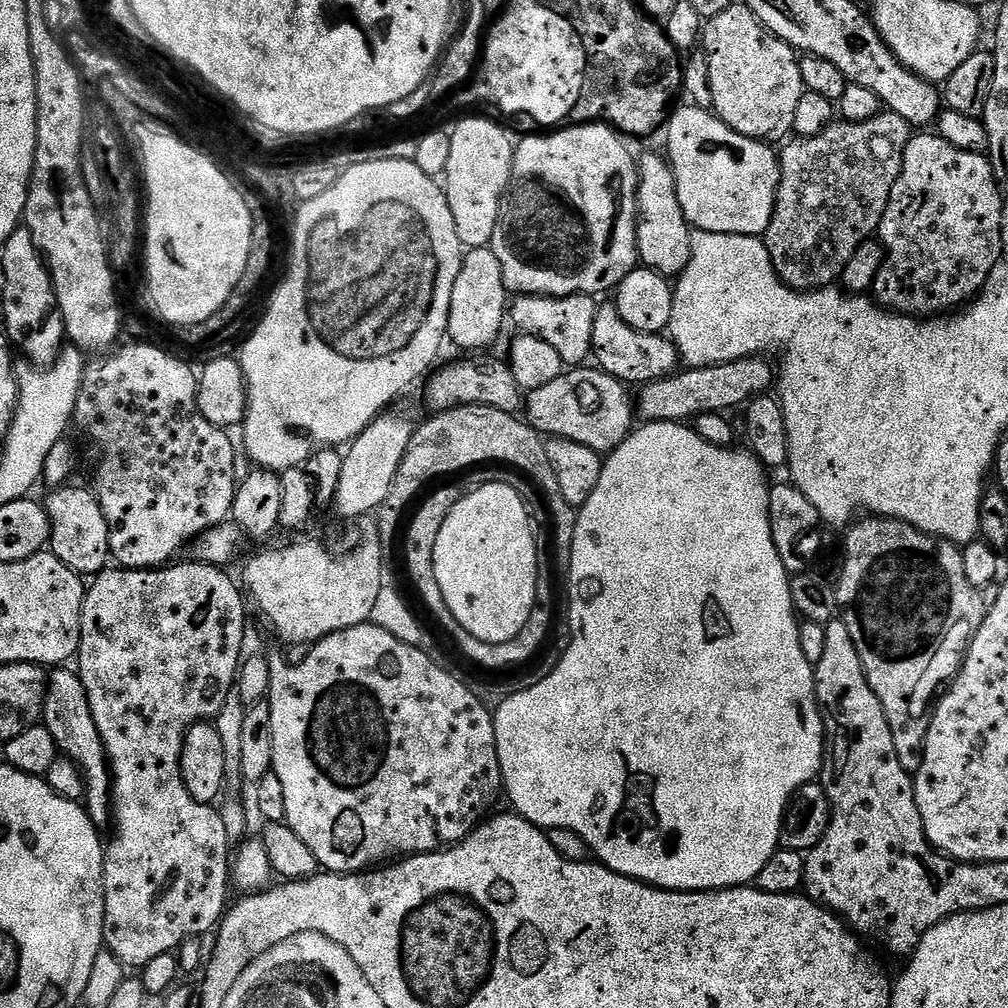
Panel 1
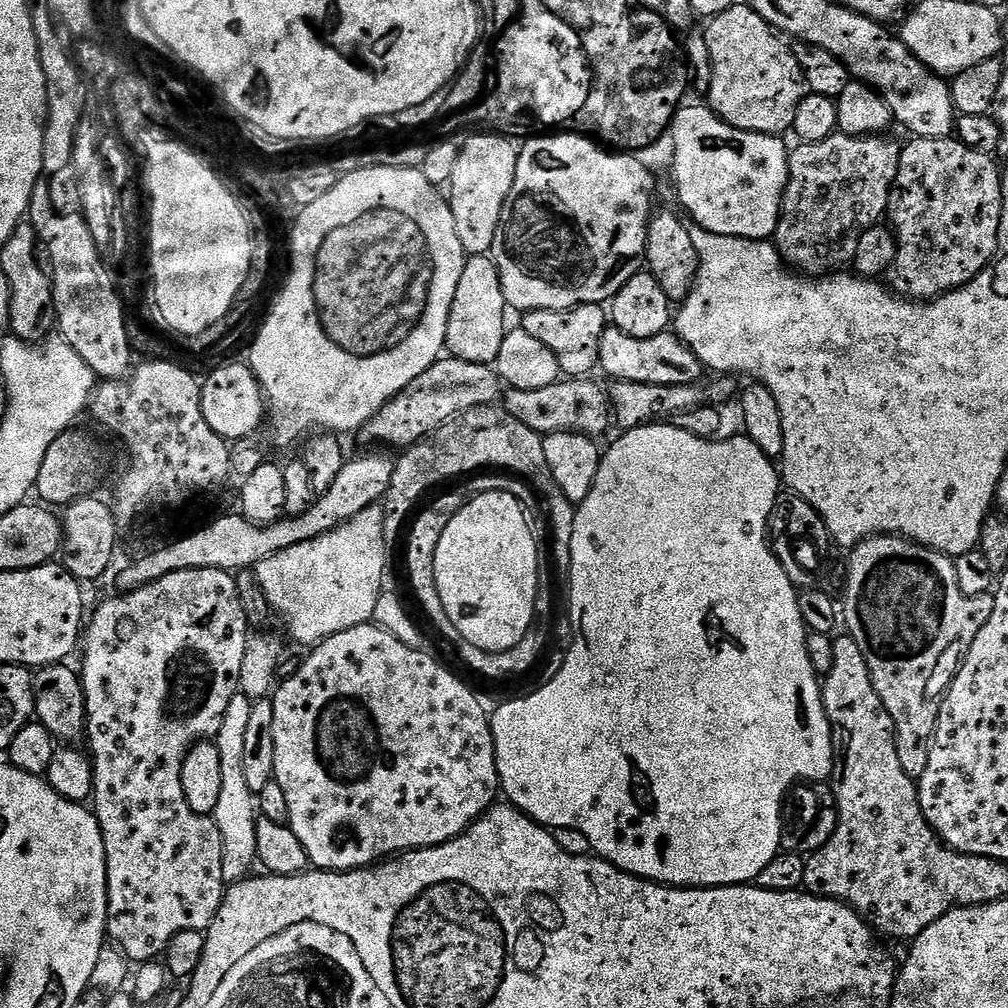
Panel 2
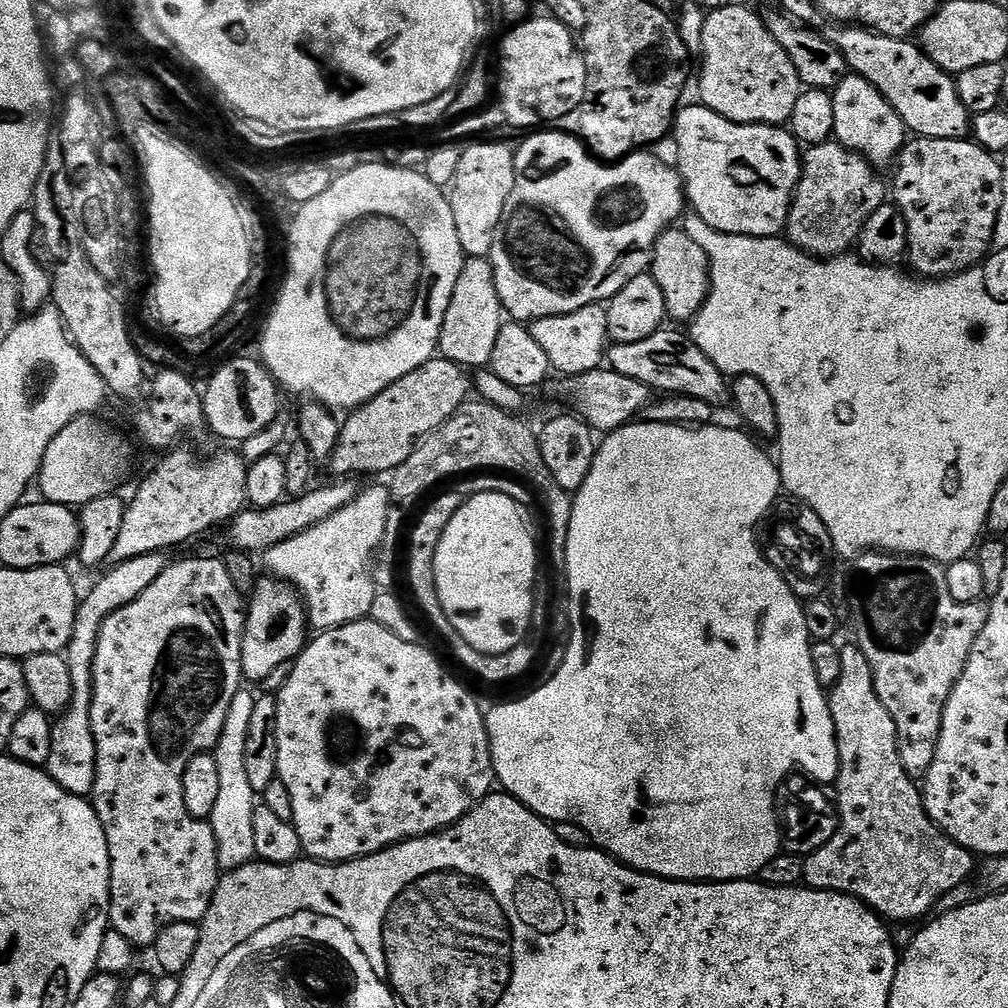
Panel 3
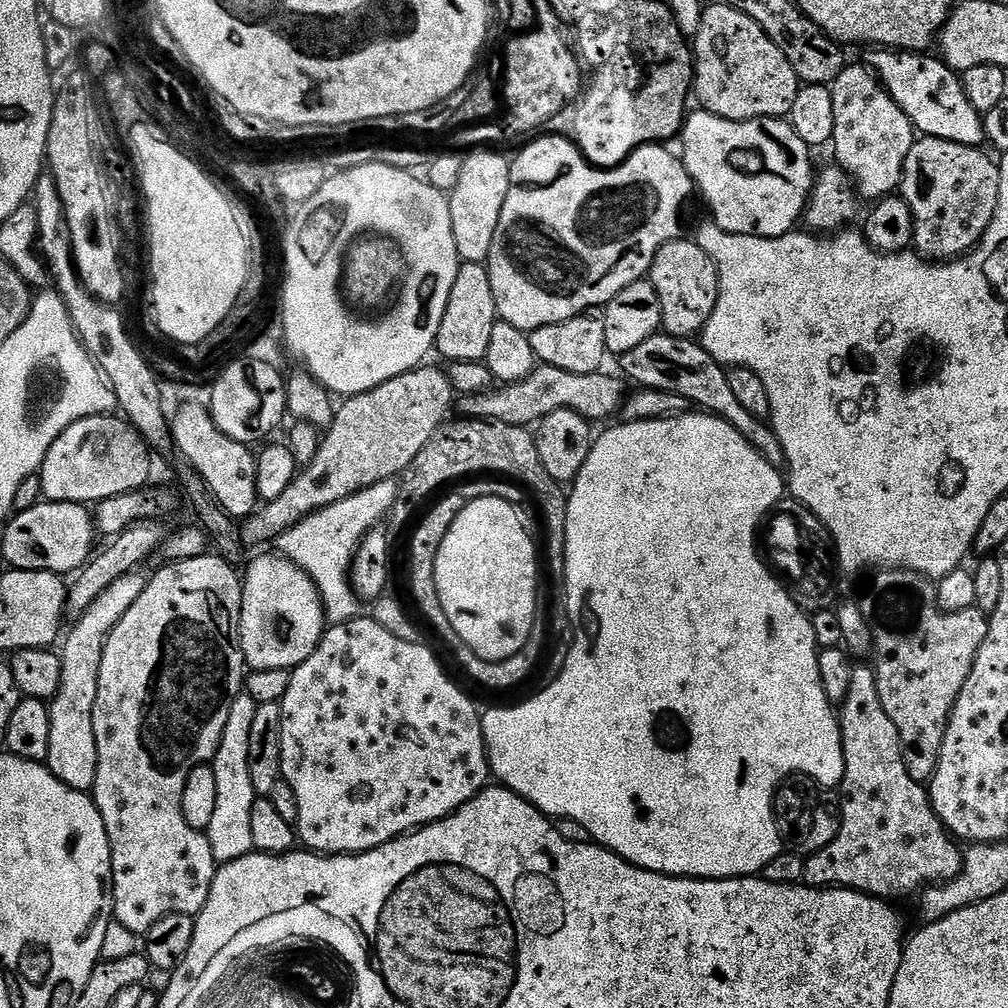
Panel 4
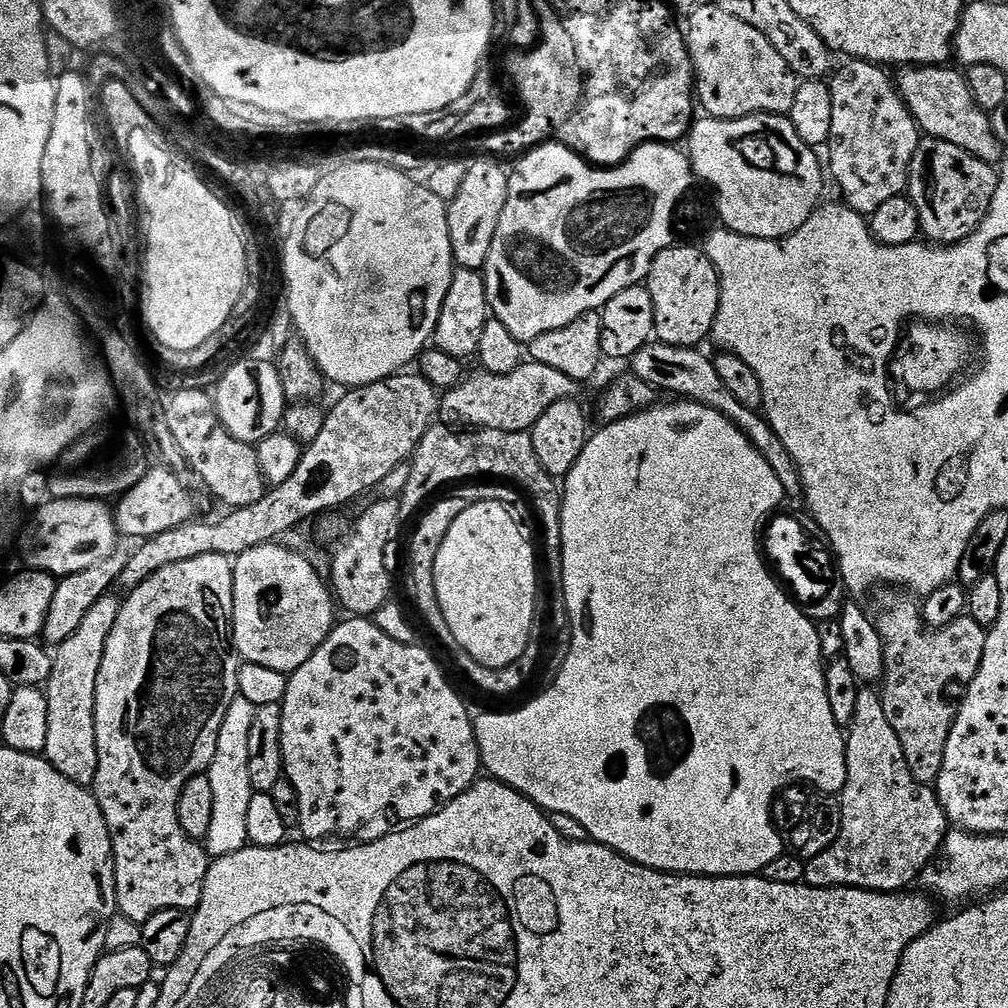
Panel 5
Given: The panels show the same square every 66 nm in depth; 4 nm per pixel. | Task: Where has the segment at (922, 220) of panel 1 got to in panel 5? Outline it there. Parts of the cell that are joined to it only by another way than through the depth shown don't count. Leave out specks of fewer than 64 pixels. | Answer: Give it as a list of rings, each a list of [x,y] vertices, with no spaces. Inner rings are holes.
[[[931,138],[921,139],[914,154],[914,162],[910,162],[906,195],[918,210],[923,239],[937,246],[947,246],[962,242],[967,236],[974,234],[974,230],[986,218],[990,202],[994,202],[994,190],[999,181],[1000,177],[993,165],[974,158],[974,154],[962,150],[962,146],[950,146],[950,142]]]

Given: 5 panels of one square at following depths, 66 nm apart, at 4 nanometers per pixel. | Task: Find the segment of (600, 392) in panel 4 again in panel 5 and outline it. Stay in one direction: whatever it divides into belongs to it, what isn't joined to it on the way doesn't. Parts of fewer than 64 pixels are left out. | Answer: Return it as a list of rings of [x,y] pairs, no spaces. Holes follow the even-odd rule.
[[[525,362],[514,374],[495,376],[483,370],[465,375],[457,388],[443,393],[438,420],[453,430],[502,430],[528,432],[554,406],[554,402],[573,399],[577,395],[578,381],[550,366]]]

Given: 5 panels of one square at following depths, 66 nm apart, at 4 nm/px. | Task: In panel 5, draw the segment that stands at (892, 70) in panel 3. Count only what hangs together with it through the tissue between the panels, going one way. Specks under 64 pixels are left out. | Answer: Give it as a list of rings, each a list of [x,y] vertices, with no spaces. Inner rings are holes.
[[[904,66],[899,72],[900,77],[897,75],[894,80],[896,89],[925,137],[950,142],[950,146],[962,146],[962,150],[987,164],[1001,163],[1005,145],[998,142],[988,113],[974,102],[963,71],[955,72],[952,66]]]

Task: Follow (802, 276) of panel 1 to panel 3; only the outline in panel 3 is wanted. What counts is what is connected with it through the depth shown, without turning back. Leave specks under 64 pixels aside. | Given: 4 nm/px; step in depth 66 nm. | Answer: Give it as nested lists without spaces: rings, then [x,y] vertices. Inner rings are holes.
[[[838,143],[811,145],[803,153],[800,181],[788,211],[788,243],[817,258],[845,255],[859,241],[866,218],[886,202],[886,180],[884,184],[880,176],[864,157]]]

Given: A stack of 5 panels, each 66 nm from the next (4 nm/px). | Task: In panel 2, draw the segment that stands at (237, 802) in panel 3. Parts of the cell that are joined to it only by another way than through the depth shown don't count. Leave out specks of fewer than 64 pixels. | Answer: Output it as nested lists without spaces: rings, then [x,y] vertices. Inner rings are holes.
[[[236,693],[226,708],[219,734],[214,738],[221,755],[222,783],[221,796],[218,798],[212,817],[219,833],[222,834],[222,874],[226,884],[245,879],[257,861],[256,796],[247,785],[246,774],[243,773],[243,746],[252,705],[253,701],[244,693]]]

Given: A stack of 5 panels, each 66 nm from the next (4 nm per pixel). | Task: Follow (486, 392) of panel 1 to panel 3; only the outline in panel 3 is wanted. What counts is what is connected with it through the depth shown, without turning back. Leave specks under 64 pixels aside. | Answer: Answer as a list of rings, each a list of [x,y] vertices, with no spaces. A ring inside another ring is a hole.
[[[443,358],[426,361],[418,370],[410,370],[406,378],[398,378],[398,382],[386,386],[382,394],[355,409],[349,415],[352,417],[343,421],[330,468],[340,478],[368,476],[371,472],[390,474],[410,458],[425,436],[438,430],[464,407],[473,388],[469,373],[459,364]]]

